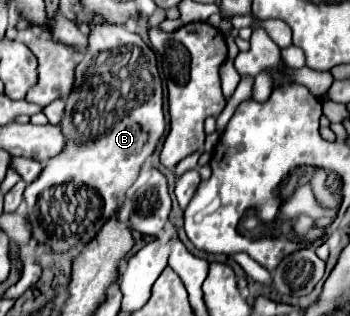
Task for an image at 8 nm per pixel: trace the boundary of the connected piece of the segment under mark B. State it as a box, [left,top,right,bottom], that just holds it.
[24,23,166,251]

